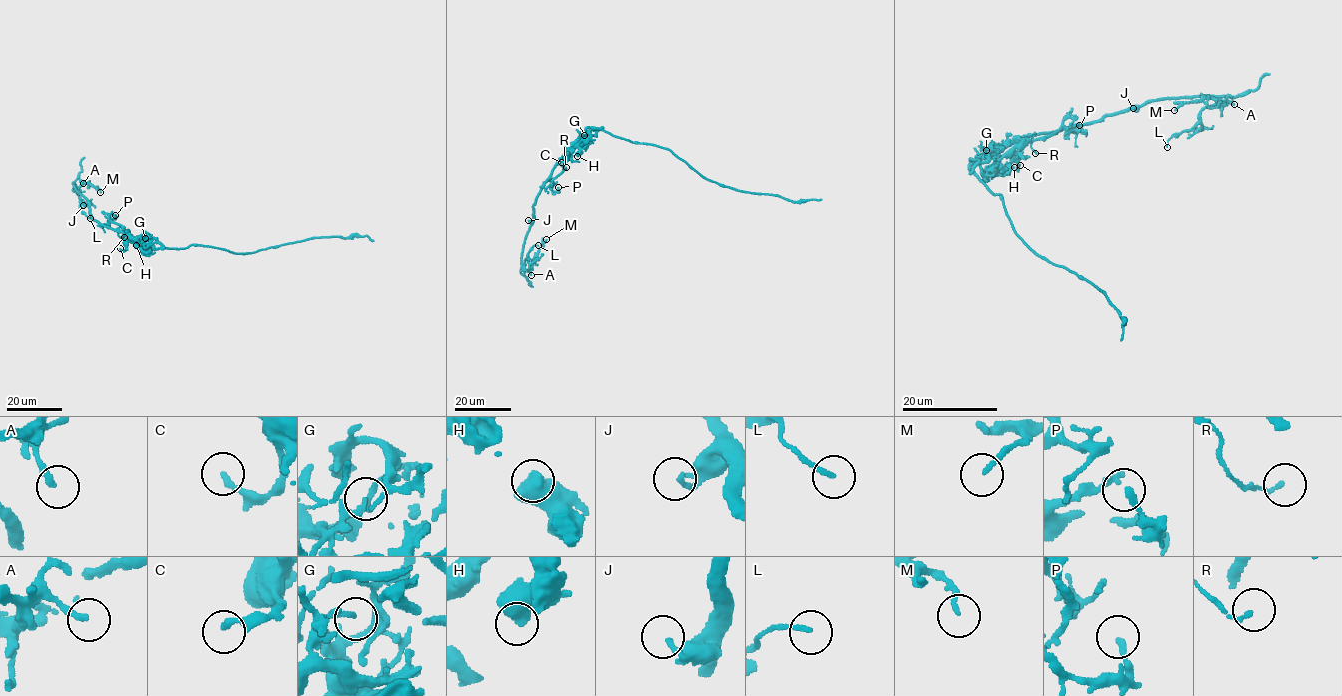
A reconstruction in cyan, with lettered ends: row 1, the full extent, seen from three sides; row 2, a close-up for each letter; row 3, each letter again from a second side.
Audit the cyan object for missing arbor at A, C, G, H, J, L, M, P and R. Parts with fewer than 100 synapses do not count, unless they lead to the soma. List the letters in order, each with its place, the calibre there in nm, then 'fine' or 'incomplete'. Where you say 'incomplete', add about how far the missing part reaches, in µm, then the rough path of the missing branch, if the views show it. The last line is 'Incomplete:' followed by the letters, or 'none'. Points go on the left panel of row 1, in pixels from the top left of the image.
A: at (83, 183); 240 nm thick; fine
C: at (120, 248); 220 nm thick; fine
G: at (145, 238); 190 nm thick; fine
H: at (136, 245); 550 nm thick; fine
J: at (83, 205); 180 nm thick; fine
L: at (90, 218); 160 nm thick; fine
M: at (100, 192); 170 nm thick; fine
P: at (115, 215); 200 nm thick; fine
R: at (124, 237); 130 nm thick; fine
Incomplete: none

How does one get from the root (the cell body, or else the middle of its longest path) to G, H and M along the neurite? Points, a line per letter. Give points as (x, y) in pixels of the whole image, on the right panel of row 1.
G: (977, 175), (972, 164), (977, 162), (984, 174), (994, 172), (1014, 145), (989, 154), (984, 152), (986, 150)
H: (977, 175), (971, 165), (977, 162), (984, 174), (1008, 171), (1014, 167)
M: (977, 175), (972, 164), (994, 172), (1027, 136), (1150, 101), (1222, 103), (1202, 98), (1174, 110)

